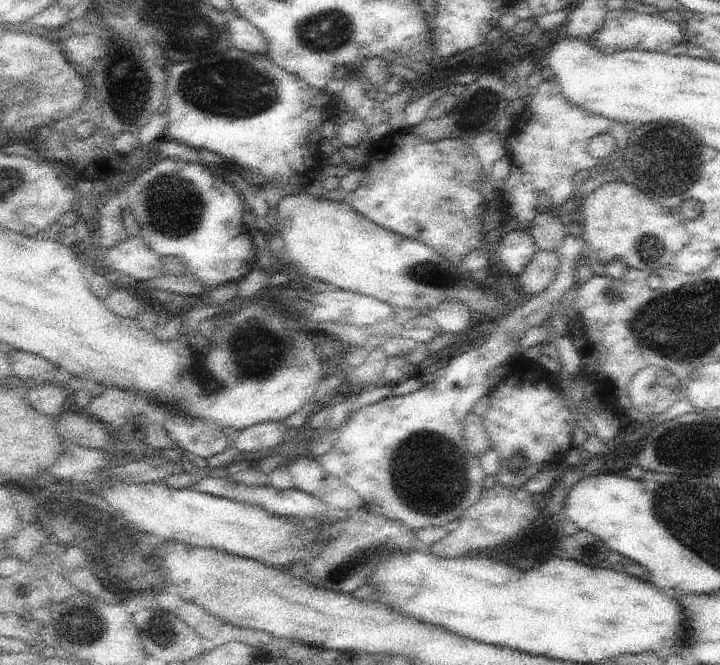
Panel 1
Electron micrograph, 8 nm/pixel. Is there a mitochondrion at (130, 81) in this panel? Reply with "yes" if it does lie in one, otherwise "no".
yes

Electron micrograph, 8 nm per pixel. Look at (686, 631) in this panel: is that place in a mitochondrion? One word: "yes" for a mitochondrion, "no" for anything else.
no

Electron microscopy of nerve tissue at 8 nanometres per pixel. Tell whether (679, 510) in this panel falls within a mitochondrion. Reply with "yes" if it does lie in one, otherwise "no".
yes

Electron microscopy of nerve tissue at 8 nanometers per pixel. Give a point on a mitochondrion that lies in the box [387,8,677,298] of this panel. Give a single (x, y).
(429, 273)

